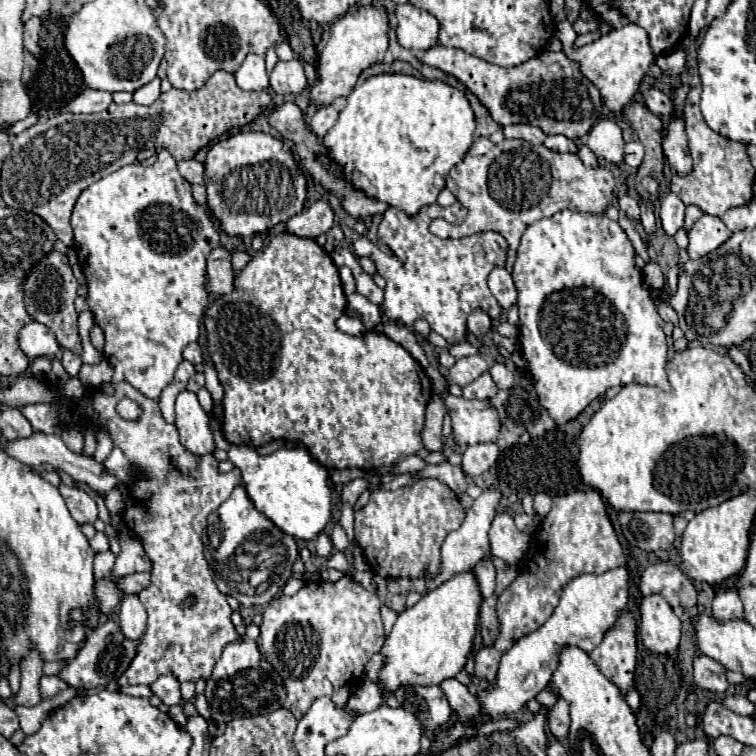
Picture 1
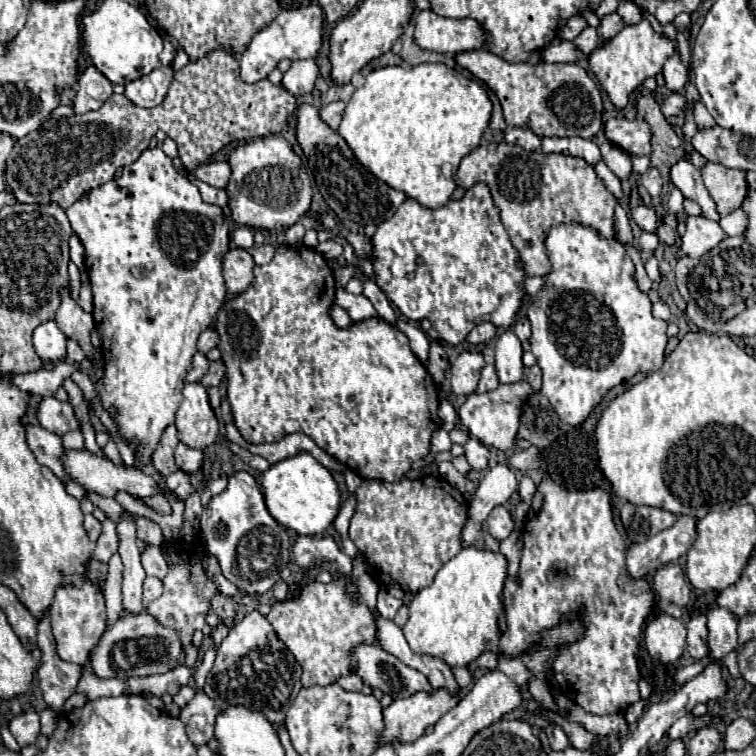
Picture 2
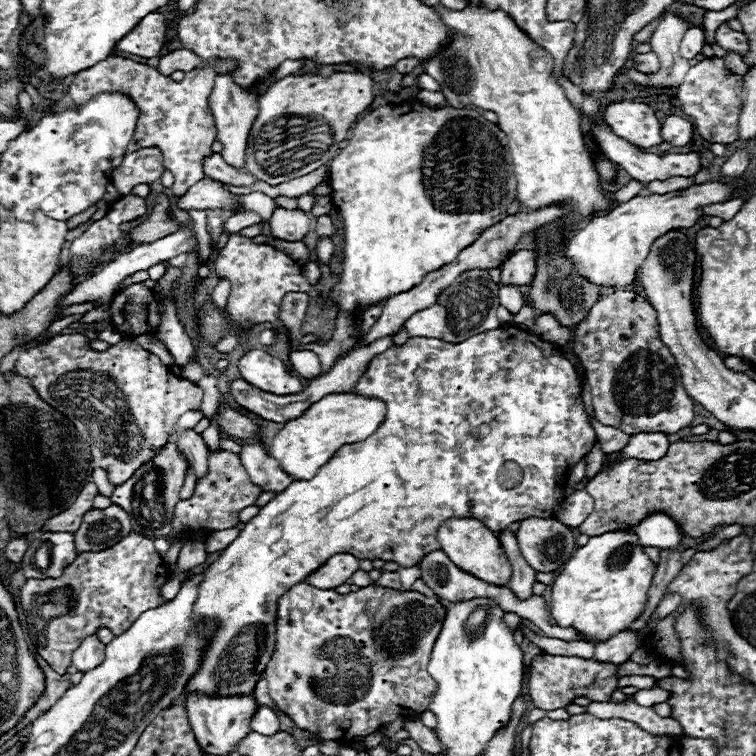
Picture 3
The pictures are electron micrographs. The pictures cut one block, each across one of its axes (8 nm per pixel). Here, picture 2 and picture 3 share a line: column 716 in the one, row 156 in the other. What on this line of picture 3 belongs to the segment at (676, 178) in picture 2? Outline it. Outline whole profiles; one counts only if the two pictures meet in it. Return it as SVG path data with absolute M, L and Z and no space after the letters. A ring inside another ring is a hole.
M212 154L210 158L204 160L204 174L220 180L224 184L232 184L232 186L250 186L256 182L254 176L240 172L240 170L232 168L230 164L226 164L220 154Z

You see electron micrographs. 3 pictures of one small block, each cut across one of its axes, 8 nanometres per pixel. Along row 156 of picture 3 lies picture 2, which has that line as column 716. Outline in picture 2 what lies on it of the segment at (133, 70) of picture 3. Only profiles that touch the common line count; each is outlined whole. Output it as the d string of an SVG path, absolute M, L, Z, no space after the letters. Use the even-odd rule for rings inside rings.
M708 162L702 168L704 184L722 216L728 216L734 210L738 210L742 200L746 198L748 184L744 176L746 176L744 170L732 170L714 162Z

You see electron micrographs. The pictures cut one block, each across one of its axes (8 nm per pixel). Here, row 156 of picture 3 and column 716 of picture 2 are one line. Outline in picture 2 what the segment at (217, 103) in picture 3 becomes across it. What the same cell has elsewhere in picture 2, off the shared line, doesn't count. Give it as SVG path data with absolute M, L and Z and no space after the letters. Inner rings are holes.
M688 216L680 250L690 258L700 258L702 254L718 246L724 238L726 234L718 222L706 220L704 216Z

